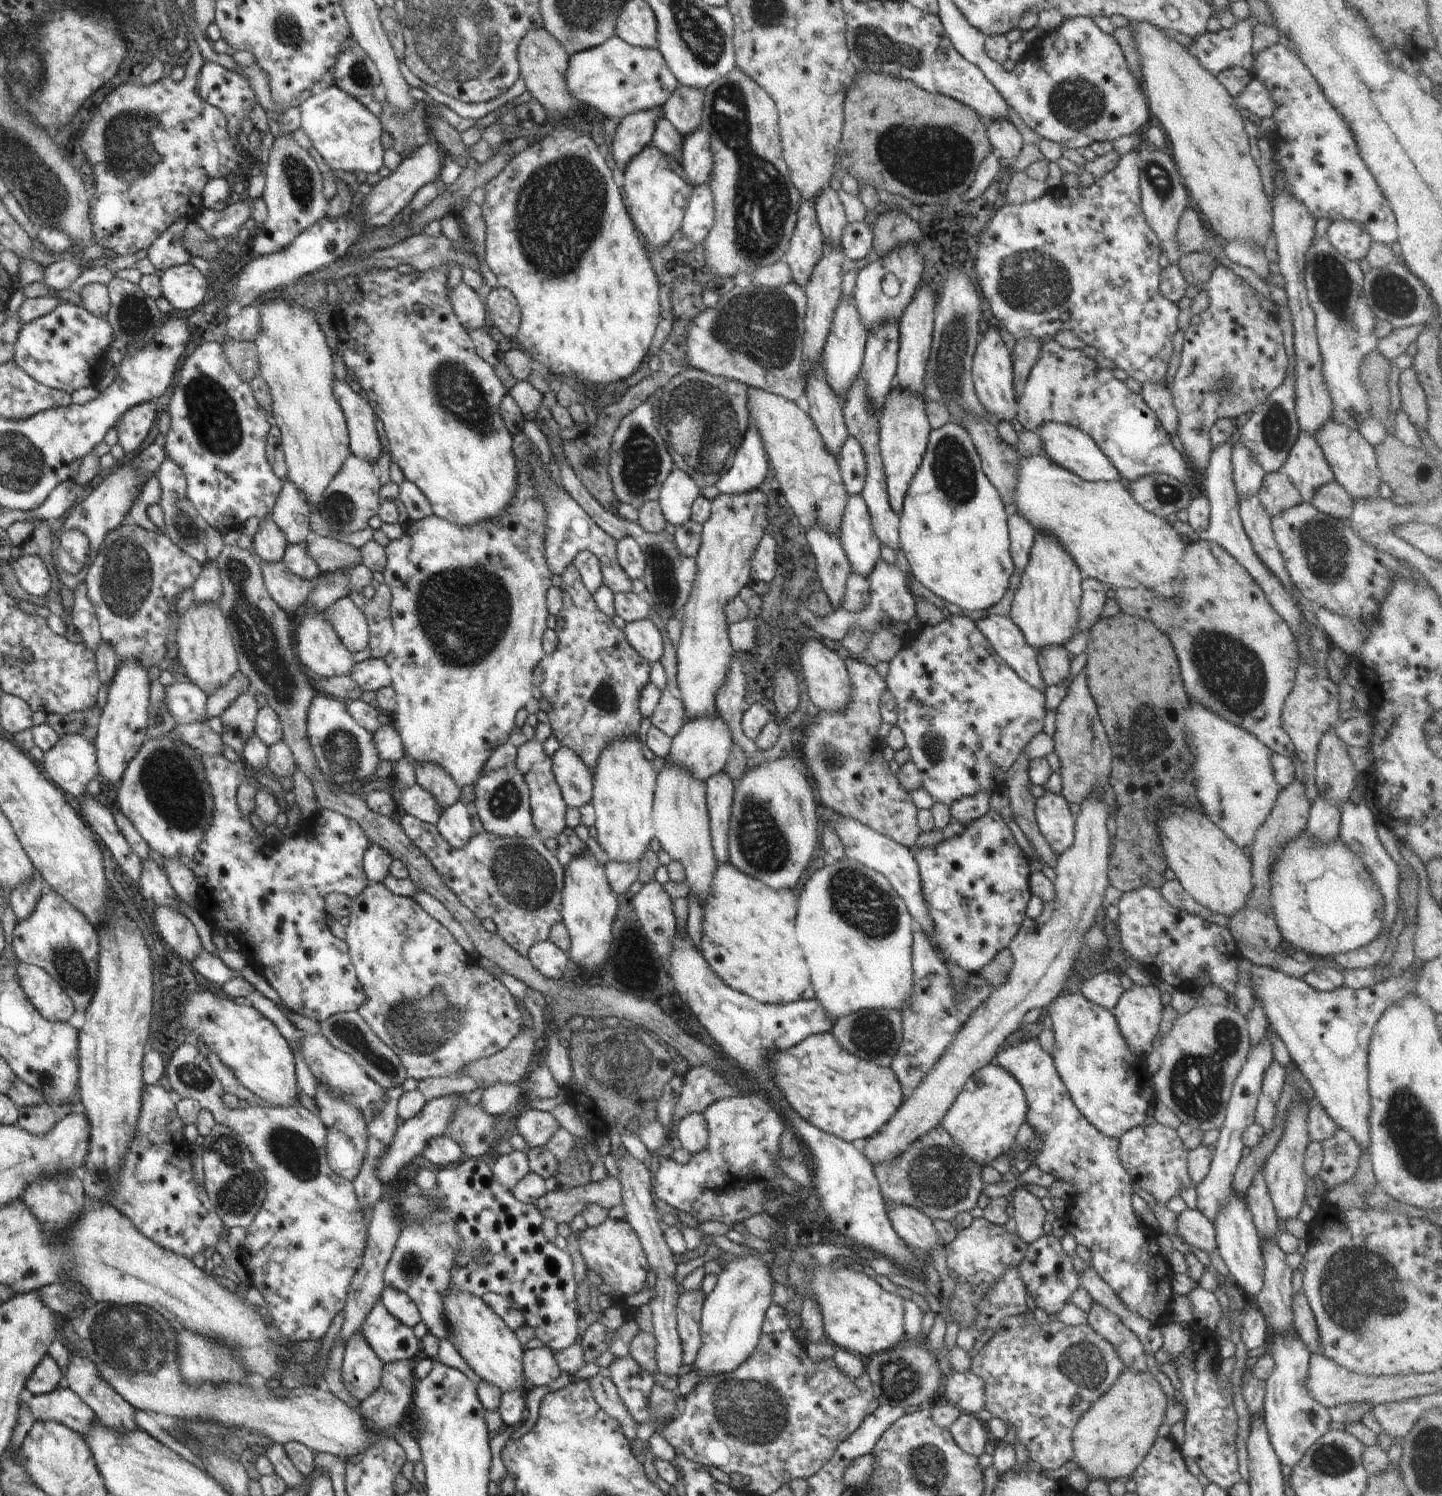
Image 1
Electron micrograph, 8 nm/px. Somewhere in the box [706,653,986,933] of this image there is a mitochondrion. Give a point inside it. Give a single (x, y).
(759, 840)

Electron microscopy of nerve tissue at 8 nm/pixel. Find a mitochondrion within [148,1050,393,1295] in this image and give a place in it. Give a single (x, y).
(240, 1191)

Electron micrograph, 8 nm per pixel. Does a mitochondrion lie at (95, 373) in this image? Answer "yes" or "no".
no

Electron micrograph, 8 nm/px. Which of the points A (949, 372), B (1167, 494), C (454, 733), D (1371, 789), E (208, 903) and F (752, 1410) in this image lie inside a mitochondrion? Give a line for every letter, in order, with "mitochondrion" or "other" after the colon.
A: mitochondrion
B: mitochondrion
C: other
D: other
E: other
F: mitochondrion

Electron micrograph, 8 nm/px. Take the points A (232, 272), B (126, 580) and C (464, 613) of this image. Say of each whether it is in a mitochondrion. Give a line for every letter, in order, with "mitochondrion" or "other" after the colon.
A: other
B: mitochondrion
C: mitochondrion

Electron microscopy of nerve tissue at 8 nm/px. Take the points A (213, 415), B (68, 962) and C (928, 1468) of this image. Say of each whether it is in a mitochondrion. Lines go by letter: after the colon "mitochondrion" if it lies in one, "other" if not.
A: mitochondrion
B: mitochondrion
C: mitochondrion

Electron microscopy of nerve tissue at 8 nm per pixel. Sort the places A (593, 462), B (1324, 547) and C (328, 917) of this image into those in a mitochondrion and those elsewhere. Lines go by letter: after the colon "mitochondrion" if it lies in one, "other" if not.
A: mitochondrion
B: mitochondrion
C: other

